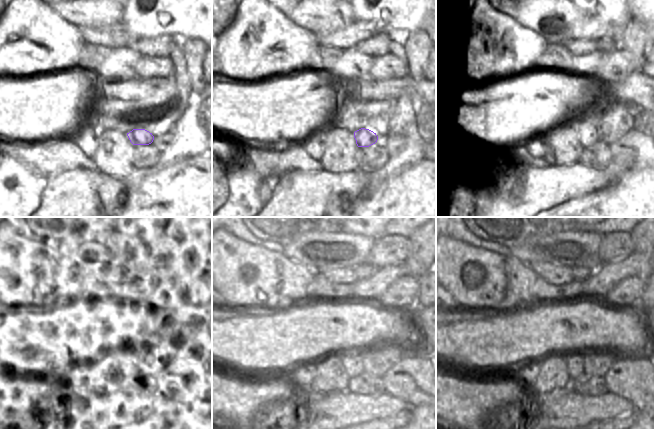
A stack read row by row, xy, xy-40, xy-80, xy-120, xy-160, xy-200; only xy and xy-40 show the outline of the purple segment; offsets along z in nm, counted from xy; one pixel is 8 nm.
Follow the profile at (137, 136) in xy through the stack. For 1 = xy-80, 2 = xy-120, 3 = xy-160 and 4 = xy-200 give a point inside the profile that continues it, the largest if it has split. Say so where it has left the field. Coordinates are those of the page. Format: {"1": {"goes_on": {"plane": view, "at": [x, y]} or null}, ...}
{"1": {"goes_on": {"plane": "xy-80", "at": [587, 134]}}, "2": {"goes_on": {"plane": "xy-120", "at": [128, 363]}}, "3": {"goes_on": {"plane": "xy-160", "at": [352, 360]}}, "4": {"goes_on": {"plane": "xy-200", "at": [575, 360]}}}

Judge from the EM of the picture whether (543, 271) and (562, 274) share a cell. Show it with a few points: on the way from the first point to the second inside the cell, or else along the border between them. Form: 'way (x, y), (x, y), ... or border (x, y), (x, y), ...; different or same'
way (548, 271), (552, 274), (557, 274); same

